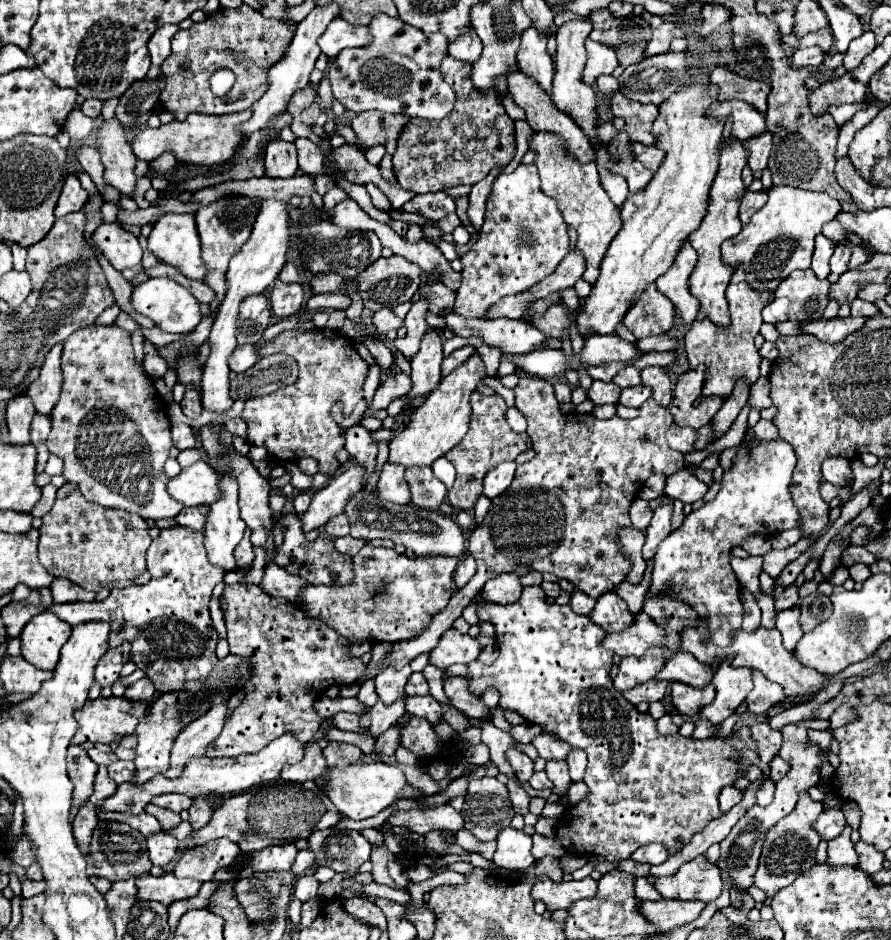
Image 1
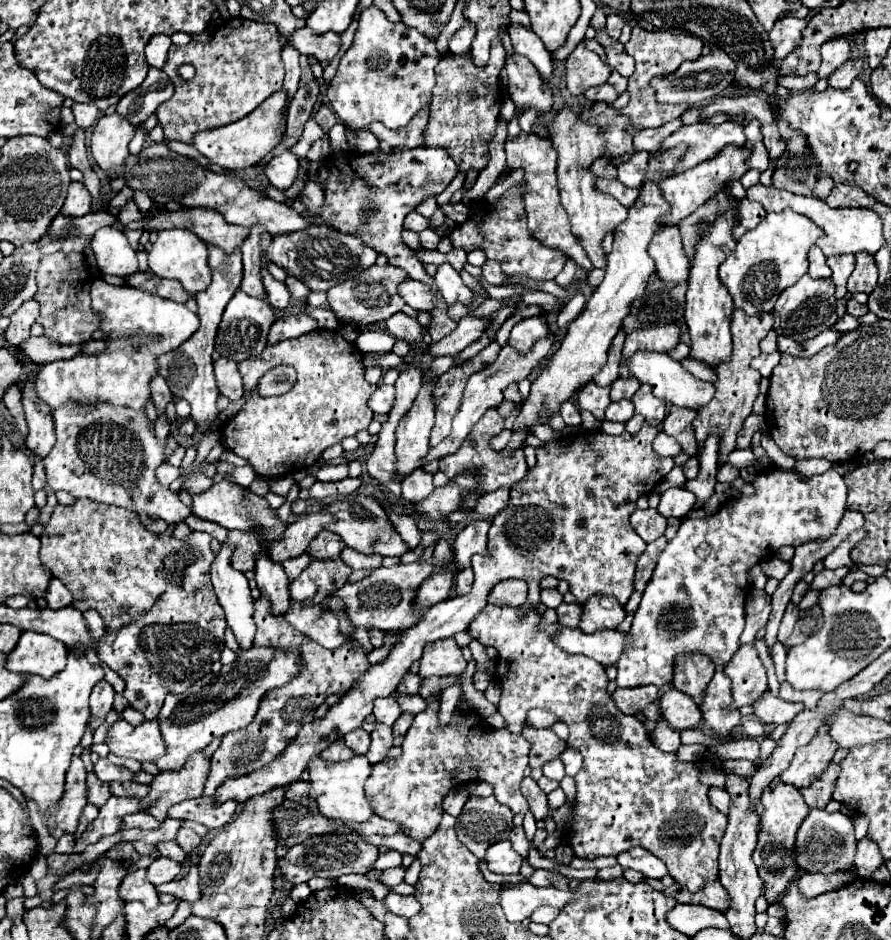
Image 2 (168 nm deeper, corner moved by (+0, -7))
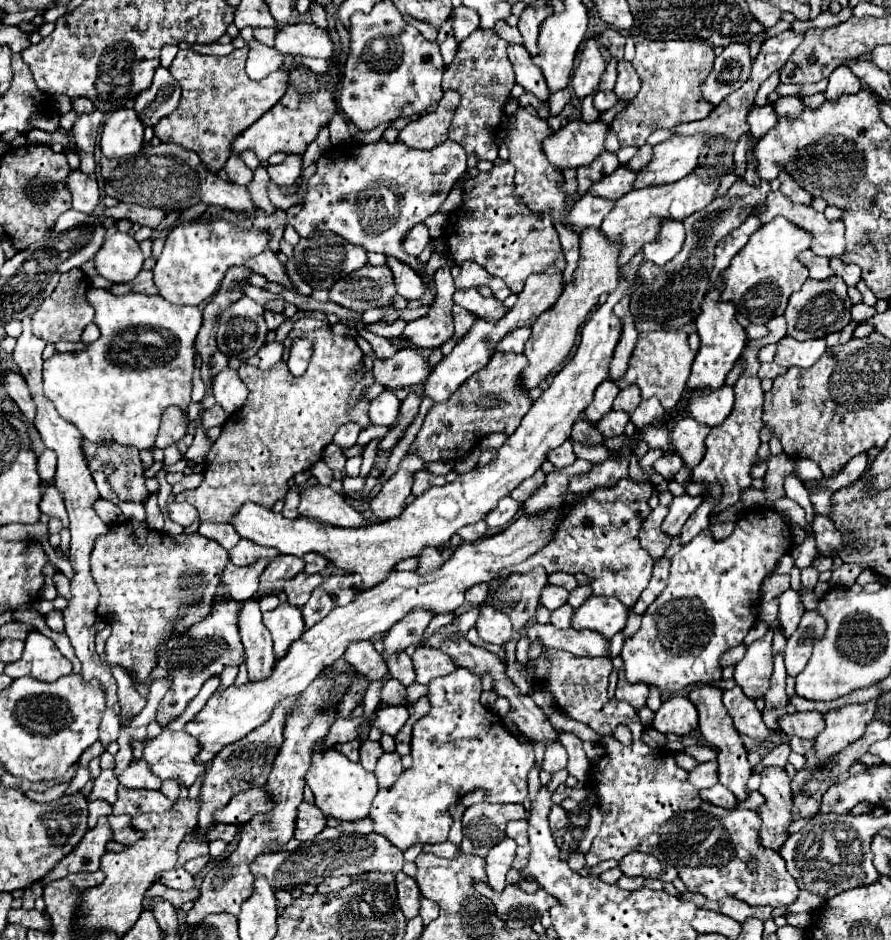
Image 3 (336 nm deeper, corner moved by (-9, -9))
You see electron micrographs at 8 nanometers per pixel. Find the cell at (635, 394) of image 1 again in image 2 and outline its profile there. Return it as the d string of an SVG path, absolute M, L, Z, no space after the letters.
M619 401L619 403L611 403L605 411L605 419L607 421L629 421L633 417L633 403L631 401Z

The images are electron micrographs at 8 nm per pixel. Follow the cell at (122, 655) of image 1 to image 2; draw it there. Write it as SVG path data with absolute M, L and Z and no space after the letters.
M99 681L91 693L91 715L105 719L113 707L115 691L107 681Z

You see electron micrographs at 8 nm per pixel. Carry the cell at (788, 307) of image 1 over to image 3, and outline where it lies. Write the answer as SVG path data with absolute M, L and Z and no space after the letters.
M834 275L824 281L808 279L800 291L792 293L792 297L788 301L788 307L784 313L784 317L788 321L786 335L790 335L798 341L806 341L806 339L818 339L818 337L836 333L850 323L850 307L852 307L852 303L846 295L846 283L842 281L842 277Z

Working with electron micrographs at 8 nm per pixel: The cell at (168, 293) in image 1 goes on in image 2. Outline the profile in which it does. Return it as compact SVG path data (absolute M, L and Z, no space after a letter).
M93 279L91 283L91 307L101 319L101 333L103 341L107 343L105 351L95 355L75 355L73 359L65 361L51 361L41 365L37 373L37 395L53 409L65 405L67 401L79 403L79 405L95 405L95 403L111 403L121 405L137 411L145 411L149 399L151 399L151 379L157 375L157 357L163 353L169 353L177 349L181 343L185 343L199 327L199 317L191 313L183 303L175 303L171 299L163 299L157 295L151 295L141 289L133 287L115 287L105 283L103 279Z

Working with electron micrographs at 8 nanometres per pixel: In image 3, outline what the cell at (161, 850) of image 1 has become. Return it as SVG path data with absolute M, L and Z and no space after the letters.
M184 869L162 871L162 873L158 873L156 881L162 883L162 885L166 885L166 887L180 889L180 891L186 891L186 889L192 889L194 887L194 877L188 871L184 871Z

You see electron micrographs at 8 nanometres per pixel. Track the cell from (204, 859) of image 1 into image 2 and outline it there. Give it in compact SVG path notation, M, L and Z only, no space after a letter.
M197 865L189 869L189 873L181 879L181 881L171 881L171 883L163 883L155 887L159 893L169 893L181 901L197 901L201 897L199 893L199 871Z

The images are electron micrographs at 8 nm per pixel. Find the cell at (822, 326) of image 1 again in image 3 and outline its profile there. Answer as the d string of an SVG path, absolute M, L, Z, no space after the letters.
M784 337L778 341L778 351L774 361L784 367L812 367L826 351L826 339L814 341L794 341L792 337Z

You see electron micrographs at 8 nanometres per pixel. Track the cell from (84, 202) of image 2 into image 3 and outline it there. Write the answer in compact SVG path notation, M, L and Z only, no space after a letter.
M82 171L70 173L70 191L72 207L82 213L92 213L100 199L100 187L94 175L84 175Z

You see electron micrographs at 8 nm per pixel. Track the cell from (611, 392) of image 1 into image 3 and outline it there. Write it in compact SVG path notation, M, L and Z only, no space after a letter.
M606 381L602 385L598 385L596 389L596 395L594 395L594 401L586 407L586 419L592 421L592 423L598 423L610 409L612 409L612 401L614 397L618 395L618 385L614 381Z

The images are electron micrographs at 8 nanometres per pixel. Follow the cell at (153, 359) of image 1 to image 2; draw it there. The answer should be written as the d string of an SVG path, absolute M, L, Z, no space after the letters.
M161 375L153 377L151 391L153 391L151 395L153 395L153 405L157 409L157 415L163 415L165 407L173 401L173 395L171 395L171 391L169 391L169 387L167 387L167 383L165 383L165 379Z

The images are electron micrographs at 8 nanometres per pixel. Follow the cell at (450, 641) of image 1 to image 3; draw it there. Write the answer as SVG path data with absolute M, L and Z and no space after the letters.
M424 645L416 647L412 661L414 661L414 669L416 669L416 681L424 683L424 685L436 677L442 677L442 675L458 669L458 665L446 653L442 653L440 649L434 649L434 647L424 647Z

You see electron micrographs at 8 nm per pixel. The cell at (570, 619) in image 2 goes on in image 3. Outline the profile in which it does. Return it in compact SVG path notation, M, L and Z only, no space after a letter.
M566 603L566 605L562 605L560 609L552 611L550 623L552 623L554 627L558 627L558 629L568 629L570 623L572 623L572 615L574 615L574 607L572 607L570 603Z

